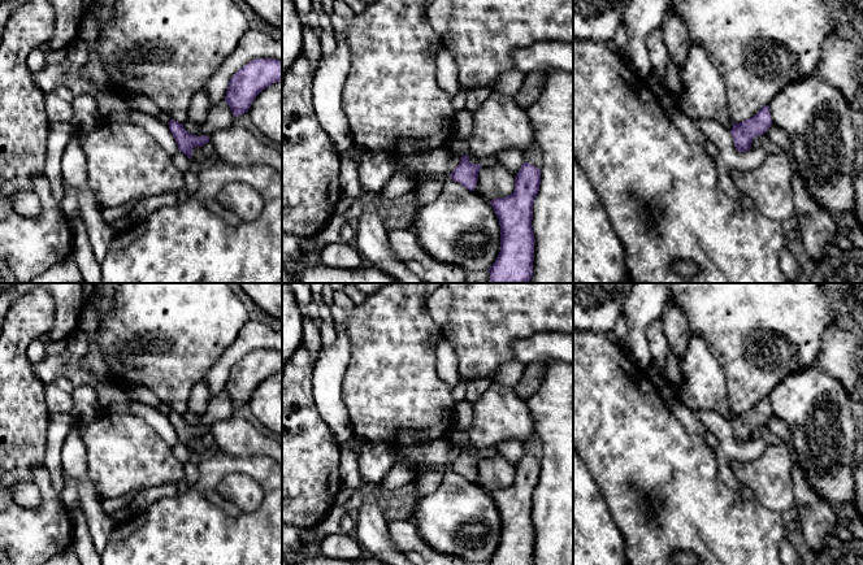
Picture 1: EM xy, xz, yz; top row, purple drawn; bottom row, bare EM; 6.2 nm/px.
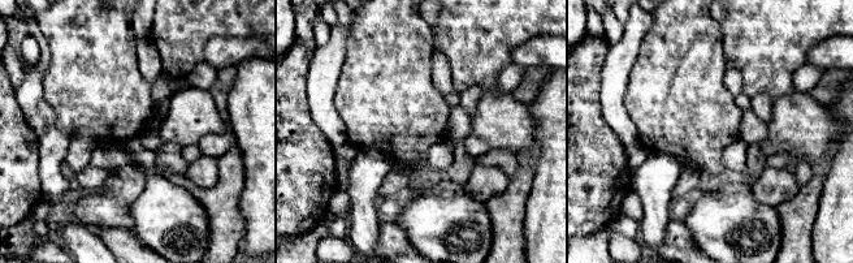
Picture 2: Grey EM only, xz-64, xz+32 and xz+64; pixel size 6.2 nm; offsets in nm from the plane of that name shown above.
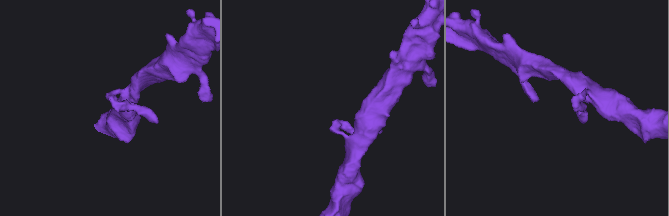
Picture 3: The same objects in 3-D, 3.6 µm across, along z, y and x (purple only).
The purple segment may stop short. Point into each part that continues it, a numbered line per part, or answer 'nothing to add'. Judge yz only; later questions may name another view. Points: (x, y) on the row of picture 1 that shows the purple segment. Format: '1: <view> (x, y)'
nothing to add

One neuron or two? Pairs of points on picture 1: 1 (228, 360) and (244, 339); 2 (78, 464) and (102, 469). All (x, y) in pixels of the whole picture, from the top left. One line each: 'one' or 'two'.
1: one
2: two

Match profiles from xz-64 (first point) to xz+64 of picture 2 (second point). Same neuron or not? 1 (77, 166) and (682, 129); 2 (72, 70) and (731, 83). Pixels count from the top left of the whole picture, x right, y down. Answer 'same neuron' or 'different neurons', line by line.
1: different neurons
2: different neurons

